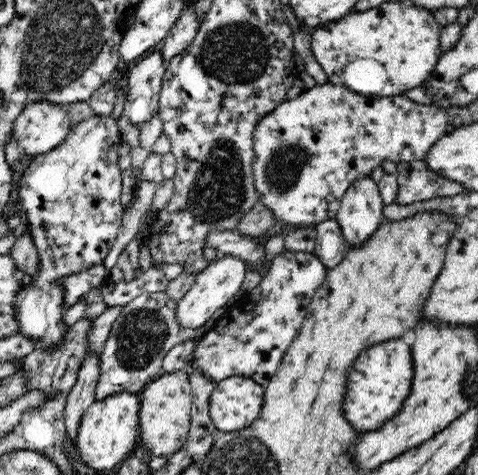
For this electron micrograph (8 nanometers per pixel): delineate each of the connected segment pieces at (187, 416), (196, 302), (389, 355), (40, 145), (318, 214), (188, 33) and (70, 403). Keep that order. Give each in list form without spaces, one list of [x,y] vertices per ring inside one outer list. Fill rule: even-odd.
[[[188,372],[162,373],[140,392],[140,396],[139,435],[142,447],[151,457],[174,454],[185,443],[190,432],[193,397]]]
[[[231,254],[219,255],[210,262],[202,272],[195,276],[191,289],[177,302],[178,324],[201,332],[205,322],[208,322],[208,319],[219,311],[218,308],[226,307],[228,300],[240,290],[246,278],[247,269],[246,261]]]
[[[390,340],[364,350],[354,362],[348,376],[348,392],[344,398],[346,420],[358,433],[378,431],[400,412],[405,400],[410,398],[414,384],[414,358],[411,346],[404,340]]]
[[[58,103],[29,104],[14,121],[13,136],[25,153],[37,157],[62,144],[74,125],[71,119]]]
[[[330,82],[316,84],[316,86],[312,88],[302,90],[297,98],[280,103],[272,112],[264,116],[254,129],[253,142],[255,159],[253,162],[253,177],[259,200],[263,202],[264,206],[274,211],[277,220],[283,223],[286,222],[286,224],[296,224],[298,228],[314,227],[326,219],[334,219],[335,214],[340,208],[342,197],[348,188],[350,188],[350,185],[362,177],[370,177],[372,171],[377,166],[381,166],[381,163],[385,160],[390,160],[390,162],[395,162],[396,164],[425,160],[425,156],[430,152],[430,148],[433,148],[434,144],[445,135],[446,125],[449,123],[450,118],[451,116],[436,103],[422,105],[410,100],[407,98],[407,95],[404,94],[390,97],[362,95]]]
[[[192,3],[188,10],[182,12],[180,19],[176,21],[172,30],[170,30],[162,44],[160,44],[160,55],[162,55],[164,65],[168,66],[174,56],[180,55],[183,50],[186,50],[192,44],[198,29],[198,20],[194,4]]]
[[[99,354],[84,359],[84,366],[79,368],[77,382],[68,394],[64,404],[64,421],[68,440],[75,445],[75,438],[84,414],[88,407],[96,402],[95,391],[99,382],[100,362]]]

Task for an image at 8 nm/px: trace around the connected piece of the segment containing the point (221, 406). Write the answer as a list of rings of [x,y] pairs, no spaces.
[[[232,376],[218,383],[212,392],[209,414],[221,433],[240,431],[258,419],[265,388],[244,376]]]

